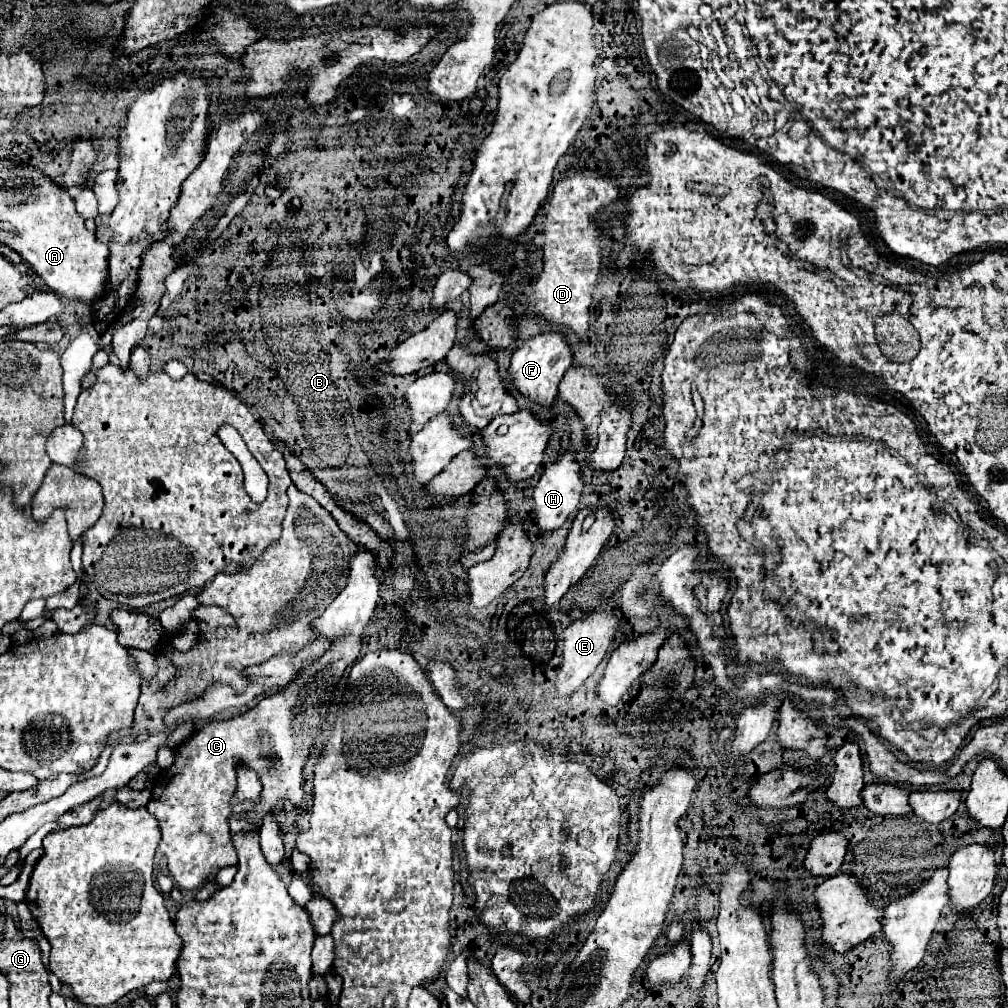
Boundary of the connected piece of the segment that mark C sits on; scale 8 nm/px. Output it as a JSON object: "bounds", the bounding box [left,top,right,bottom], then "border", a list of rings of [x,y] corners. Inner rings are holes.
{"bounds":[145,548,379,888],"border":[[[359,548],[357,554],[351,560],[351,570],[347,578],[347,586],[339,592],[339,596],[327,606],[327,610],[313,620],[311,630],[315,636],[329,638],[331,646],[325,650],[323,656],[319,656],[315,662],[301,668],[295,678],[279,690],[277,694],[263,696],[257,706],[247,710],[245,714],[239,714],[229,720],[213,720],[207,722],[201,730],[197,730],[187,742],[183,742],[175,752],[175,762],[171,768],[161,770],[157,776],[157,784],[153,786],[153,796],[149,804],[145,806],[161,828],[161,842],[159,850],[167,856],[167,866],[179,888],[201,888],[207,884],[211,876],[215,876],[223,868],[235,868],[237,866],[237,852],[233,848],[233,832],[229,828],[229,816],[239,816],[241,820],[249,820],[249,824],[261,826],[267,814],[279,812],[283,804],[291,804],[293,808],[299,808],[303,802],[303,768],[305,762],[311,756],[311,746],[315,738],[323,732],[323,728],[329,724],[331,718],[331,702],[329,696],[337,692],[337,684],[345,672],[347,666],[351,666],[361,652],[363,642],[363,630],[369,622],[369,618],[375,612],[375,606],[379,602],[379,582],[375,578],[375,556],[369,550]],[[237,766],[247,766],[249,770],[255,770],[261,780],[261,798],[259,802],[233,802],[233,794],[237,790]]]}

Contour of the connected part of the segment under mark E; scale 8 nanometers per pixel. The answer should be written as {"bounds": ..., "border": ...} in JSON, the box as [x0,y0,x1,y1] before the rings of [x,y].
{"bounds":[555,614,617,698],"border":[[[589,614],[587,618],[581,618],[573,622],[565,632],[563,632],[563,652],[561,652],[561,664],[557,666],[557,676],[555,676],[555,696],[557,698],[569,698],[575,694],[585,680],[595,672],[599,662],[605,658],[613,638],[615,638],[615,626],[617,618],[609,614]]]}

